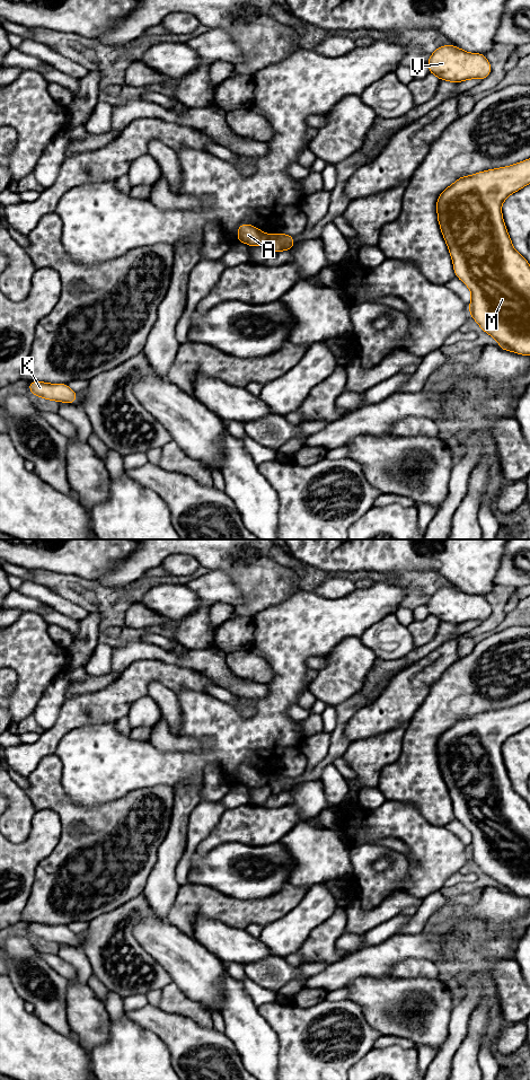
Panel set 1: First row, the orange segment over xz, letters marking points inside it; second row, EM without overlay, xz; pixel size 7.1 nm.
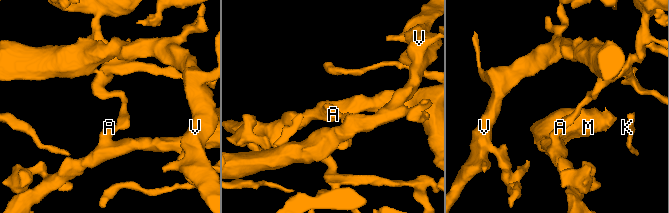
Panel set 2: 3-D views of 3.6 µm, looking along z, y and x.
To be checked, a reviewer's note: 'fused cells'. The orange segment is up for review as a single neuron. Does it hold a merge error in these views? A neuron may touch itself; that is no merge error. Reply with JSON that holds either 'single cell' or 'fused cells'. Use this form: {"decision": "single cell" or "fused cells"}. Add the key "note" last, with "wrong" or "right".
{"decision": "fused cells", "note": "right"}

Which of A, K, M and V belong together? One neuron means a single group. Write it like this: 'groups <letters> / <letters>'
groups A M / K V

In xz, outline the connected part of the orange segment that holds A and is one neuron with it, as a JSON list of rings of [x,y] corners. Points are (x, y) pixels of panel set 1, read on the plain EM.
[[[240,765],[236,782],[242,783],[250,789],[267,785],[271,776],[263,774],[255,767]]]

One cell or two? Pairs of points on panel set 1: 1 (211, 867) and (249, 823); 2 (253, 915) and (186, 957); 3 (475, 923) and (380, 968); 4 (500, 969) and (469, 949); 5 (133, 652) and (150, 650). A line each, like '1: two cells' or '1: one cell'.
1: two cells
2: two cells
3: one cell
4: two cells
5: one cell

